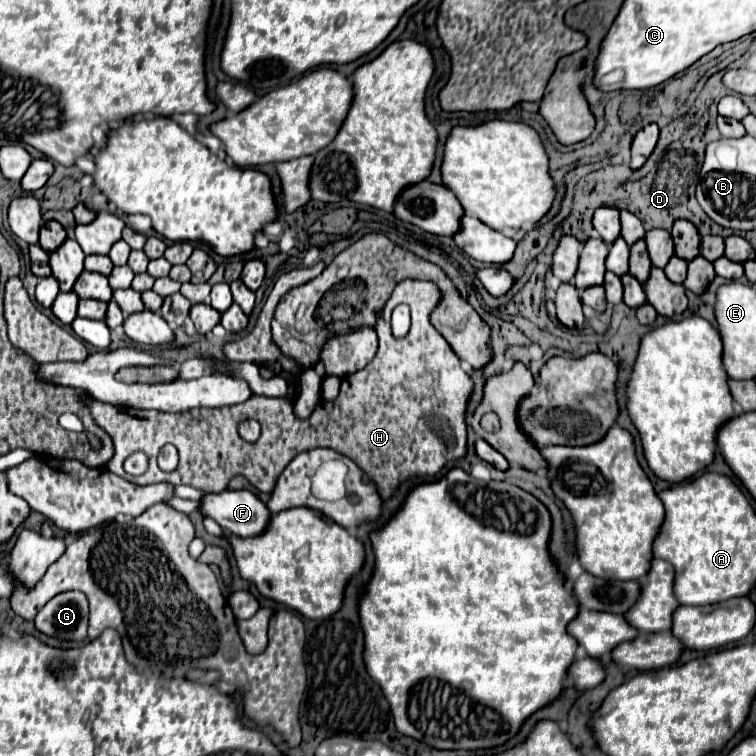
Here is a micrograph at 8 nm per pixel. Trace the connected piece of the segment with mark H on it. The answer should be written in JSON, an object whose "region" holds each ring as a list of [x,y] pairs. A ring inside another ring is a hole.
{"region":[[[403,280],[397,284],[375,322],[379,356],[367,368],[345,376],[339,396],[333,402],[319,402],[305,420],[295,416],[293,398],[287,396],[267,398],[253,394],[237,406],[223,406],[221,410],[191,408],[177,414],[87,400],[85,406],[91,410],[95,424],[113,440],[115,454],[105,464],[105,470],[139,486],[169,482],[187,484],[203,492],[225,490],[229,480],[241,474],[259,492],[271,492],[279,472],[297,454],[313,448],[331,448],[351,458],[383,498],[391,496],[407,478],[435,476],[449,460],[465,454],[465,406],[473,386],[451,346],[429,322],[435,302],[439,302],[439,290],[431,282]],[[397,304],[411,308],[411,330],[405,338],[391,336],[389,320]],[[245,418],[261,422],[261,436],[253,444],[241,440],[237,434],[237,424]],[[163,444],[173,444],[179,452],[179,466],[173,472],[163,472],[157,466],[157,452]],[[137,450],[149,458],[149,468],[141,478],[129,476],[123,470],[125,458]]]}

